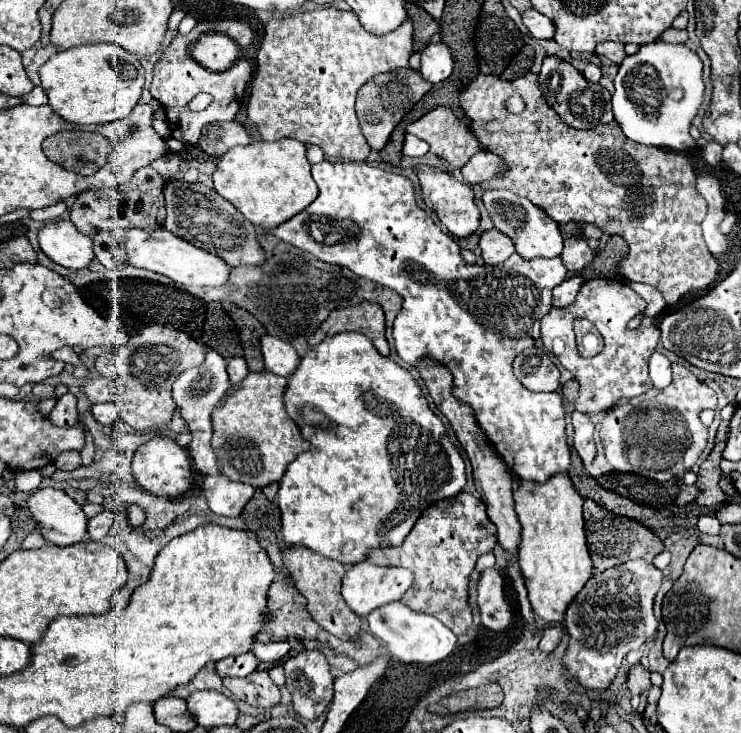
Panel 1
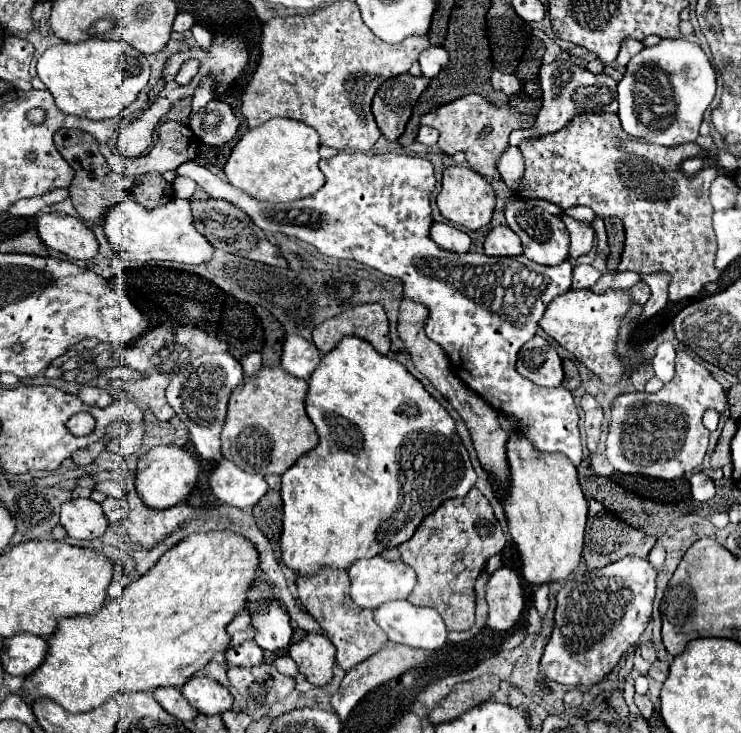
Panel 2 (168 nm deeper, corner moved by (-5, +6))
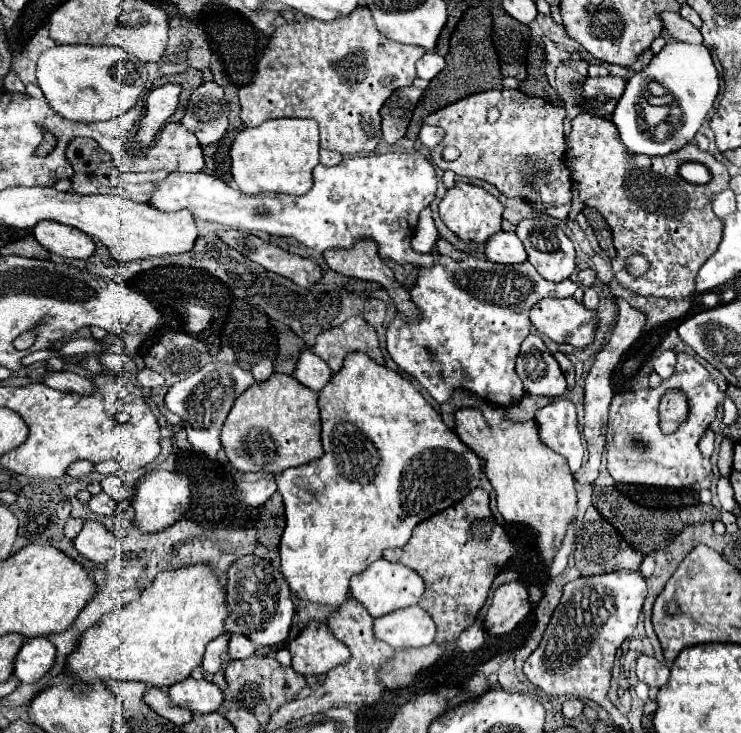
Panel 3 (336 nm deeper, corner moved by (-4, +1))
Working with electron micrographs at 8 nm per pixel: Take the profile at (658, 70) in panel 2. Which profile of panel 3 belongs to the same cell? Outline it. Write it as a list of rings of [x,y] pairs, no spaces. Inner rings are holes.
[[[669,42],[659,54],[653,56],[653,60],[641,72],[635,72],[627,80],[625,92],[619,104],[615,106],[611,120],[619,130],[621,142],[631,152],[647,156],[665,156],[677,152],[695,138],[705,116],[713,108],[717,92],[719,76],[709,50],[703,44]],[[663,120],[669,122],[671,136],[659,142],[653,136],[653,128]]]

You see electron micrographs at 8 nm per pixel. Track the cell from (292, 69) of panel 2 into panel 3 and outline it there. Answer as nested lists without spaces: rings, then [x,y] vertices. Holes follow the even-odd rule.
[[[359,6],[355,12],[351,12],[351,16],[341,16],[331,24],[321,20],[287,22],[273,32],[257,64],[253,80],[247,86],[239,88],[239,116],[245,126],[259,126],[271,118],[311,118],[319,124],[321,130],[321,148],[335,150],[343,156],[371,154],[381,140],[381,106],[393,90],[413,84],[415,62],[425,52],[427,50],[419,46],[405,46],[399,42],[385,40],[375,30],[371,12],[365,6]]]

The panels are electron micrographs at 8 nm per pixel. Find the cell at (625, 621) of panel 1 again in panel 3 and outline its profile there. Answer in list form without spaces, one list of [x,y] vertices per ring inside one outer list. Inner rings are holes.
[[[607,572],[589,578],[577,578],[563,588],[561,602],[543,634],[539,648],[527,658],[523,672],[537,688],[549,696],[575,696],[613,710],[607,690],[615,652],[633,634],[639,622],[647,580],[637,572]]]

